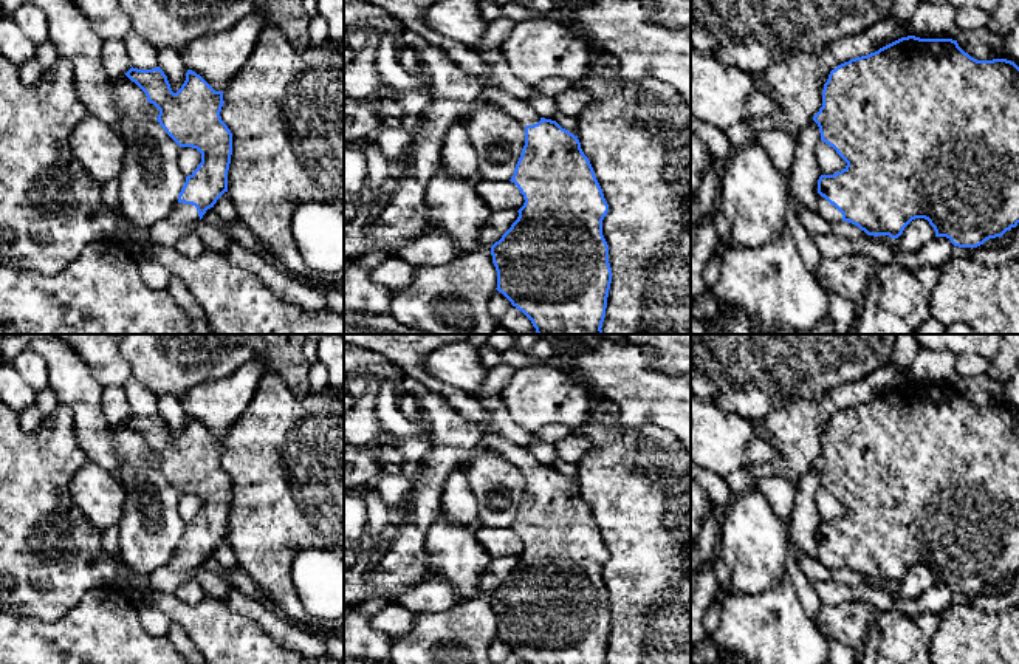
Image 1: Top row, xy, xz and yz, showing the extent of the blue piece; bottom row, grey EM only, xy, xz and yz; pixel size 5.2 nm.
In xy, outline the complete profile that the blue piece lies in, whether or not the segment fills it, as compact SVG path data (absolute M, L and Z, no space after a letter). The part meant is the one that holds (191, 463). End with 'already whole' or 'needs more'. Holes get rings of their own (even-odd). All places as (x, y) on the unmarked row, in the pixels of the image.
M132 413L125 423L146 440L147 449L160 457L156 467L166 480L180 494L192 494L201 500L201 509L186 523L178 549L167 563L177 573L192 571L228 539L232 480L220 463L223 438L215 438L192 416L187 416L177 440L160 413Z | needs more

